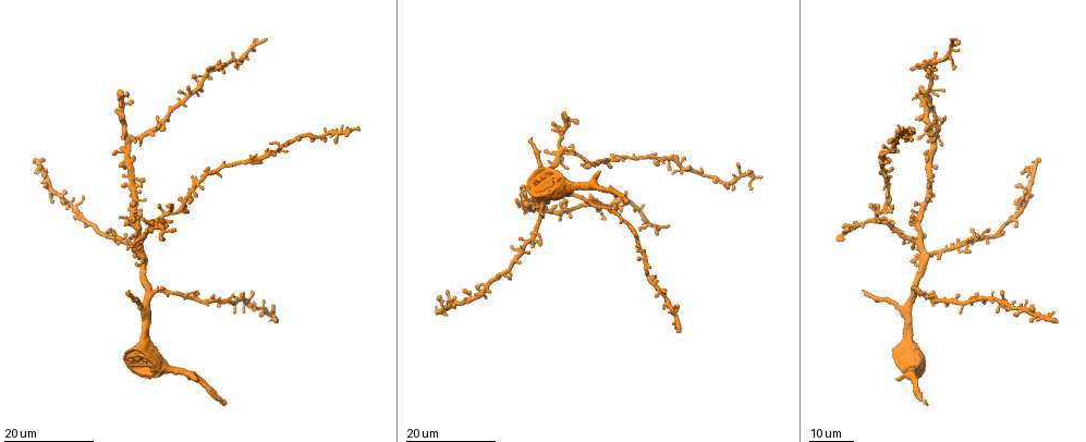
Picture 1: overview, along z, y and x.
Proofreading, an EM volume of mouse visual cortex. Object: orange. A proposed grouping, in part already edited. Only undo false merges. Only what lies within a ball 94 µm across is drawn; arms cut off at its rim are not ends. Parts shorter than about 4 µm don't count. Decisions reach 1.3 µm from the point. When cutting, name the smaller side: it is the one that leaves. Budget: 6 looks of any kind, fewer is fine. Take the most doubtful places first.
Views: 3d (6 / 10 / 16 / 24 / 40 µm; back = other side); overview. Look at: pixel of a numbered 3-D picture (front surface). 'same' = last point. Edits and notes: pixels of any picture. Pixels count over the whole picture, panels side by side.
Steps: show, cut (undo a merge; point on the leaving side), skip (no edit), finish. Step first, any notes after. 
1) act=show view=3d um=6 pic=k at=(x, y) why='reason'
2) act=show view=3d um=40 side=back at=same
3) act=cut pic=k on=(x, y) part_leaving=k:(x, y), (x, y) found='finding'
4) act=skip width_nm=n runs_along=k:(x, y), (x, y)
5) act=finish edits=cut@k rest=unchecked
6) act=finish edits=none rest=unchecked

act=show view=3d um=24 pic=1 at=(930, 89) why='thin arm on a thick one'

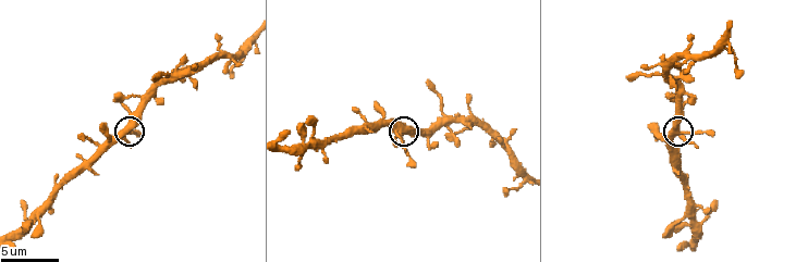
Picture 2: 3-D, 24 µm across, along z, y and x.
act=show view=3d um=6 pic=2 at=(683, 132)

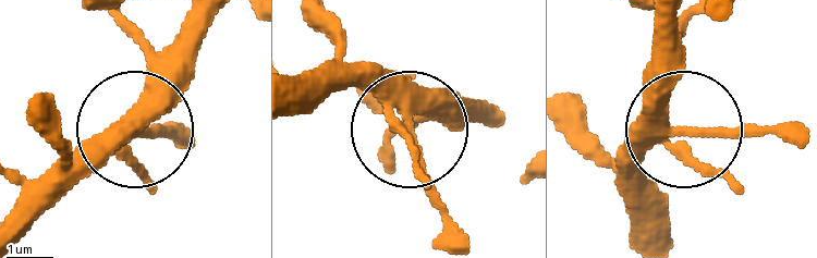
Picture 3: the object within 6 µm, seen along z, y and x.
act=skip width_nm=330 found='all the same neuron'

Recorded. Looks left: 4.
act=show view=3d um=16 pic=1 at=(921, 235) why='three arms meet'

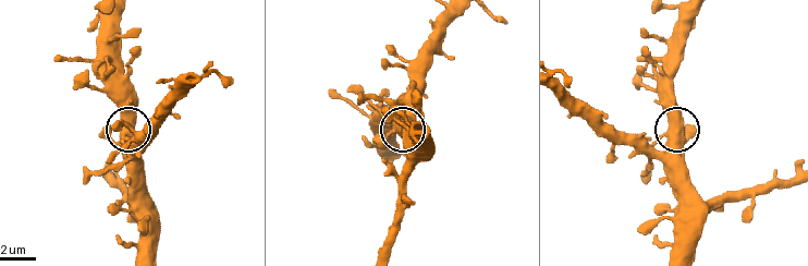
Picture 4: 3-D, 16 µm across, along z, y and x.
act=show view=3d um=10 pic=4 at=(671, 124)

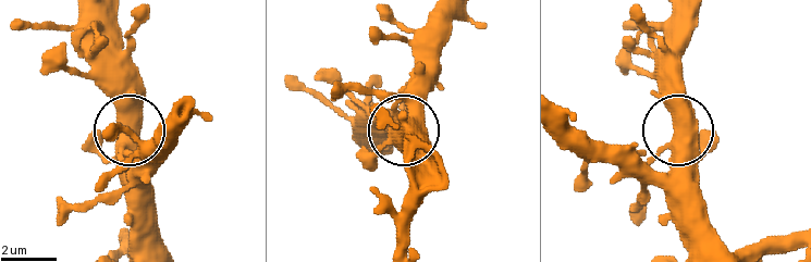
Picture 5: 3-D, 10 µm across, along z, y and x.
act=skip found='one neuron here'

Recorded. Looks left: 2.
act=show view=3d um=16 pic=1 at=(153, 290)

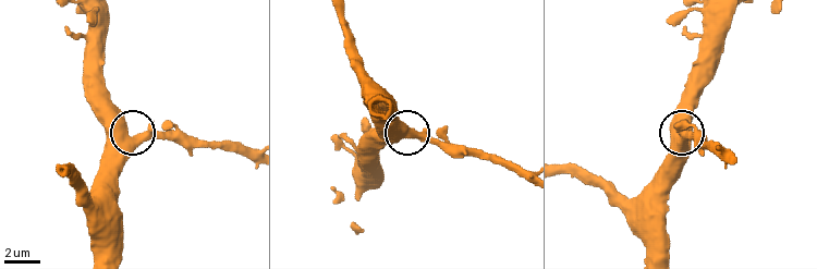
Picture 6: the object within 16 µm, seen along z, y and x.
act=show view=3d um=6 pic=6 at=(681, 141)

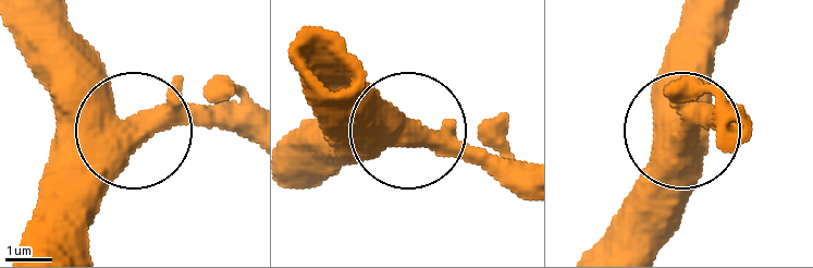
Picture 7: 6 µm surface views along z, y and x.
act=skip runs_along=7:(731, 14), (680, 144), (680, 221) found='one neuron here'

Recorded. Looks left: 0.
act=finish edits=none rest=unchecked

